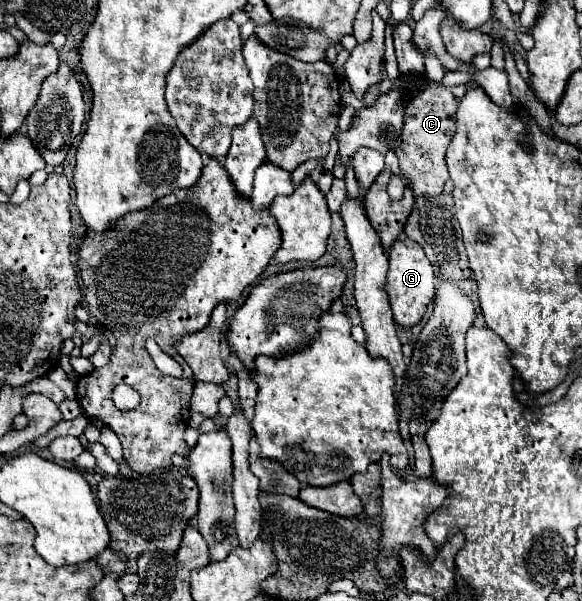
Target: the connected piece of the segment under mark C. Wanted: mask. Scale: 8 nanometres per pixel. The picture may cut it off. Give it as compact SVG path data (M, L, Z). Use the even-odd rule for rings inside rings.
M467 85L443 87L443 89L427 89L415 95L405 105L405 125L401 135L401 145L395 149L399 157L401 175L409 181L409 187L417 197L439 195L443 191L445 181L449 179L449 171L445 165L445 149L455 135L455 111L459 101L463 99Z

